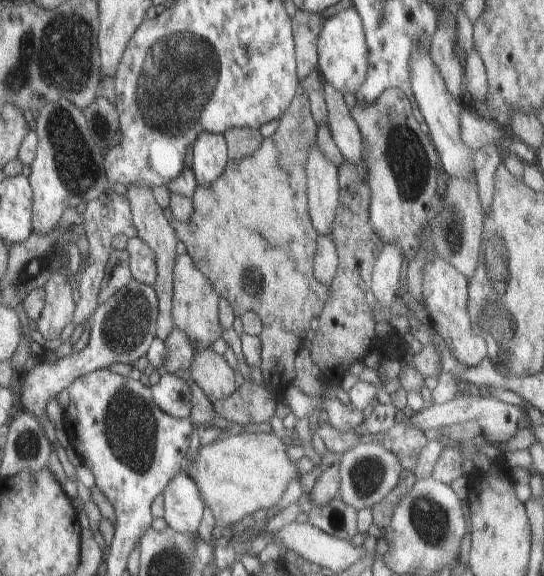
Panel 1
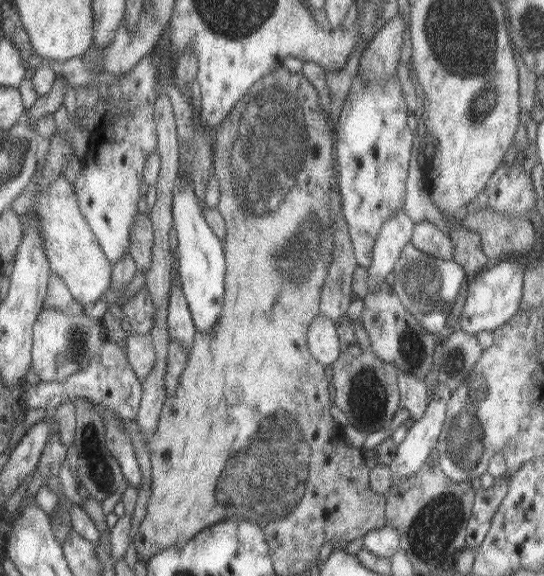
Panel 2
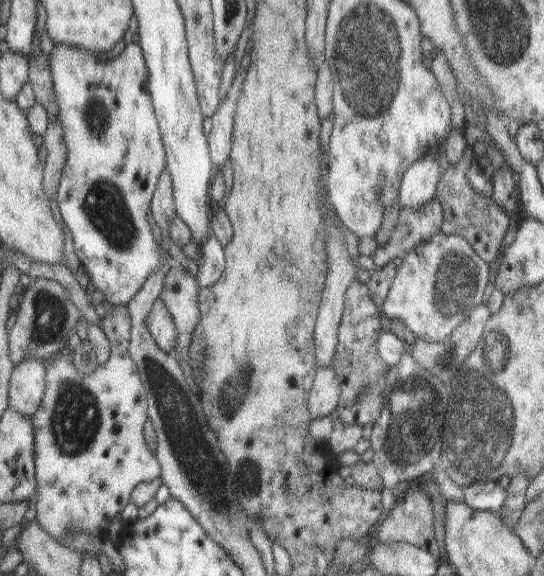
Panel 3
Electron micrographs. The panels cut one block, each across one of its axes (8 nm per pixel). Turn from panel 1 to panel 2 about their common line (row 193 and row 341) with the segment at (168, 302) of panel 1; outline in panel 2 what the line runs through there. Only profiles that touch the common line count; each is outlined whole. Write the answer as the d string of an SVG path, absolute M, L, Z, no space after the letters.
M127 336L127 360L137 380L143 382L155 366L155 344L151 336Z

